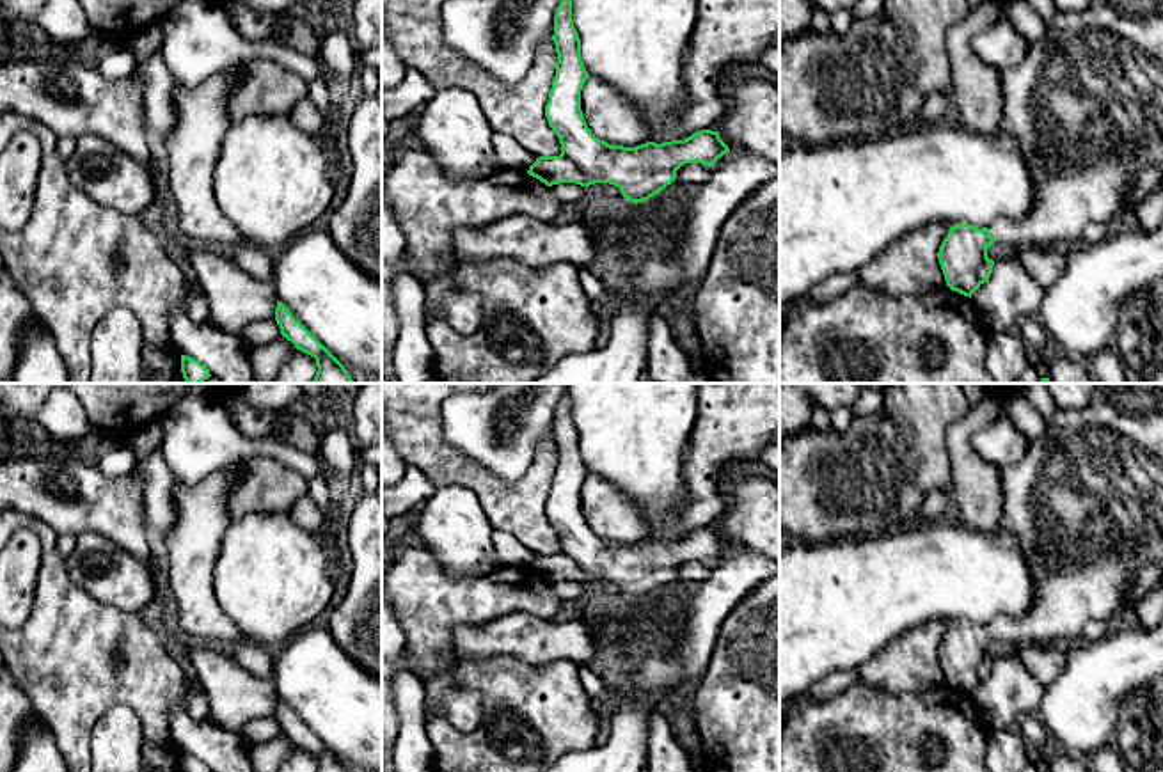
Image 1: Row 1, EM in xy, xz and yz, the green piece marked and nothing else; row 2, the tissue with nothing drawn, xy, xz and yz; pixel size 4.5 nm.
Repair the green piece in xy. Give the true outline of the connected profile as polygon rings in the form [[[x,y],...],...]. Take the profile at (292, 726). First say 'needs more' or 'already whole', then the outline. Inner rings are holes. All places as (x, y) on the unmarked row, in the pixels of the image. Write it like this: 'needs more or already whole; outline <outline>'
already whole; outline [[[277,697],[275,719],[282,735],[291,738],[297,747],[316,756],[316,772],[348,772],[344,763],[298,719],[289,706]]]

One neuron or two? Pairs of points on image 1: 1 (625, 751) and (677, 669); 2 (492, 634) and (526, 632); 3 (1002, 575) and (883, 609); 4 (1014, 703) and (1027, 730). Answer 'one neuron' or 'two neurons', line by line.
1: one neuron
2: one neuron
3: one neuron
4: two neurons

